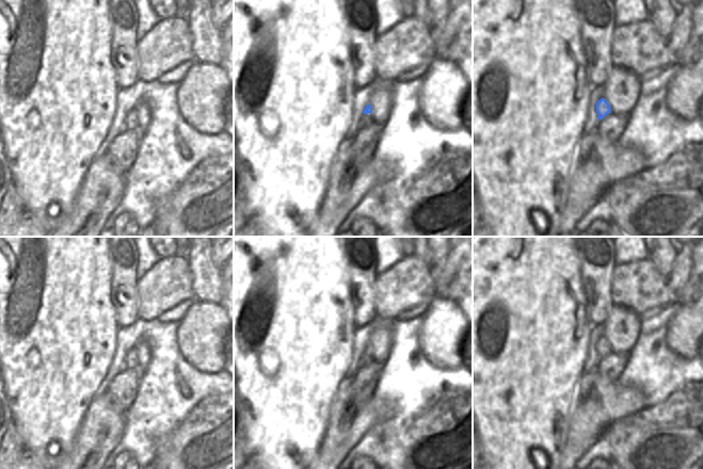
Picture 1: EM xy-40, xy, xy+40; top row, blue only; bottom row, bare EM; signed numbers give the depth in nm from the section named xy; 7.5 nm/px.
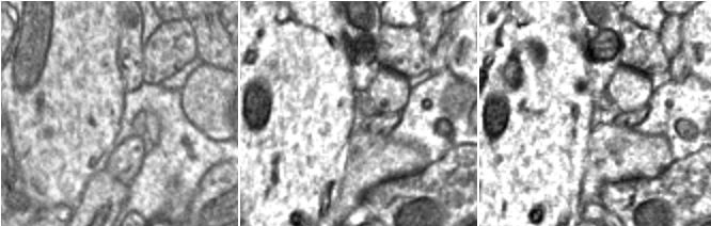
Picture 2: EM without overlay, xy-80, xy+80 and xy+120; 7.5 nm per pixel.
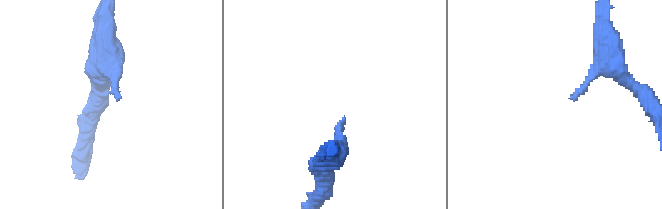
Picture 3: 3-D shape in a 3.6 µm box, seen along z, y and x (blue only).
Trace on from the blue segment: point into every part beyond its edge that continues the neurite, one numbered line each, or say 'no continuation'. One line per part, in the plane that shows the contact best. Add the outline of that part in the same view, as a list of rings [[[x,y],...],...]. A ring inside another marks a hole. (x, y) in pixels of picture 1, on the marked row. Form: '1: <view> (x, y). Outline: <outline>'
1: xy (368, 118). Outline: [[[372,113],[364,114],[360,120],[360,128],[363,128],[365,126],[369,126],[374,122],[374,116]]]

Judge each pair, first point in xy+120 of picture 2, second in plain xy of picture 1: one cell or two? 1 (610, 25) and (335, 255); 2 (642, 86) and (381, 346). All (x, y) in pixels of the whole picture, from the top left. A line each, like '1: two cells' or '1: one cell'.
1: two cells
2: one cell

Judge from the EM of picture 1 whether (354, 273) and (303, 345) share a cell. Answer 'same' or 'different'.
different

